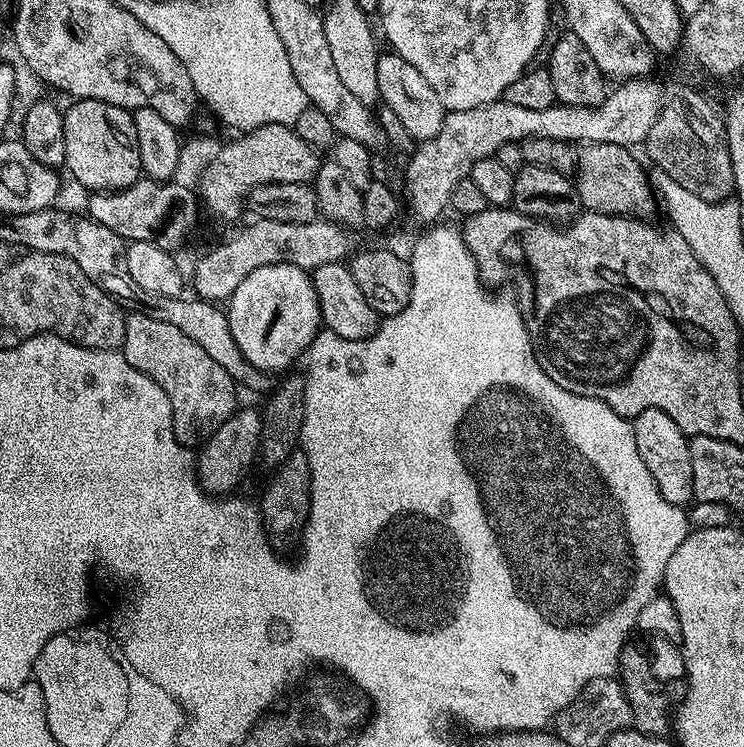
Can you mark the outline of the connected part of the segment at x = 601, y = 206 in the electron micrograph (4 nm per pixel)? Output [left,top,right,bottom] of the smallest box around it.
[574,144,658,217]

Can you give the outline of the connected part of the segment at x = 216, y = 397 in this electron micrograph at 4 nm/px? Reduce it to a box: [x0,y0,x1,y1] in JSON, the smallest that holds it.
[122,310,238,449]

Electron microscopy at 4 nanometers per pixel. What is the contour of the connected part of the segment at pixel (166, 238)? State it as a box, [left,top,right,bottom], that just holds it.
[87,178,202,246]

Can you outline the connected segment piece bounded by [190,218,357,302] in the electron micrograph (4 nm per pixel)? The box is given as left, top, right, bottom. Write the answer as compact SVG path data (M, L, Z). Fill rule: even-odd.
M259 218L253 221L249 228L242 229L225 244L210 249L197 262L192 276L190 272L190 288L199 299L213 302L227 301L228 297L234 294L234 290L238 290L238 282L242 282L246 274L258 270L258 266L289 264L311 270L318 266L326 266L330 262L341 262L357 247L356 236L352 233L355 231L323 218L310 222L274 222Z

